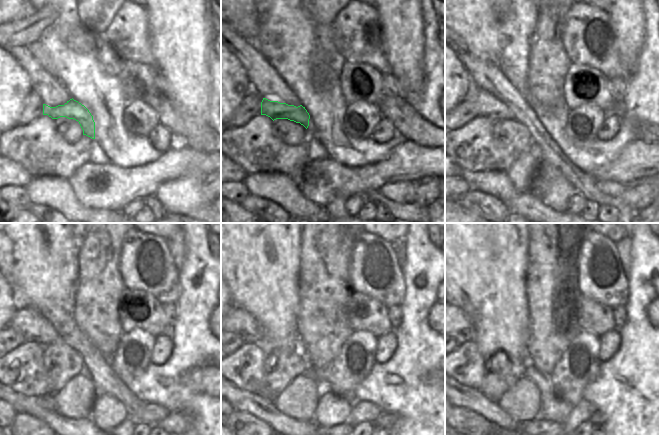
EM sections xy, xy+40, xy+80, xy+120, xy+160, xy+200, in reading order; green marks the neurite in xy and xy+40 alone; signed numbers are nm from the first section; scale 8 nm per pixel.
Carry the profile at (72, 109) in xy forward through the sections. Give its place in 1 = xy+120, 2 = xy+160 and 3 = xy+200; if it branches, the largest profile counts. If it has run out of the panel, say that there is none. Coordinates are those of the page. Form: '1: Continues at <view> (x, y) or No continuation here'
1: Continues at xy+120 (27, 320)
2: Continues at xy+160 (241, 322)
3: Continues at xy+200 (465, 326).

